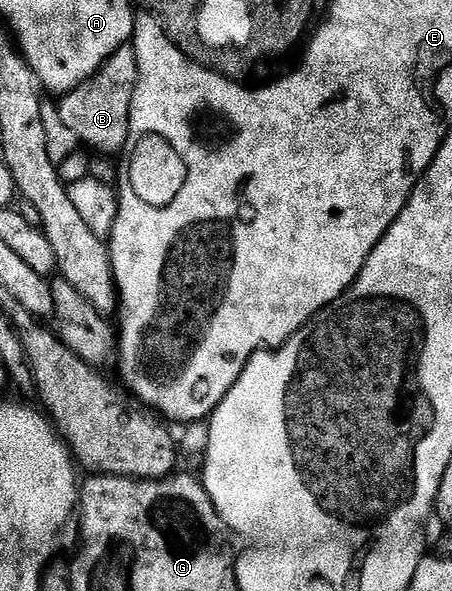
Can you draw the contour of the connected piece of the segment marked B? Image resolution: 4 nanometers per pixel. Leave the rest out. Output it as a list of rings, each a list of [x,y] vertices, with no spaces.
[[[131,44],[118,48],[114,56],[110,56],[104,67],[92,78],[87,78],[78,88],[63,95],[60,102],[60,122],[72,134],[77,134],[88,146],[101,150],[101,155],[112,156],[115,152],[123,151],[128,142],[130,132],[130,104],[134,100],[134,88],[138,84],[138,56]]]

